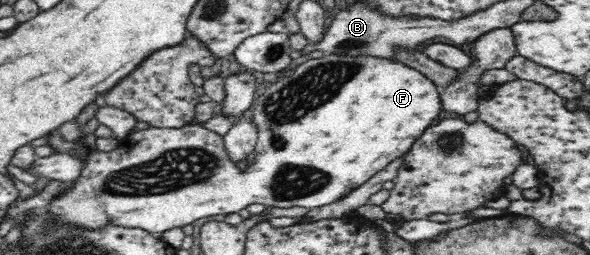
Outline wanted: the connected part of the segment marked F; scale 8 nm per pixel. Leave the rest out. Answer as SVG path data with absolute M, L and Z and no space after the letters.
M324 54L294 66L293 74L258 91L253 123L258 140L255 162L241 170L228 157L215 132L195 124L181 128L155 128L131 132L111 152L91 152L71 190L47 205L51 225L96 231L107 224L143 229L159 235L207 216L233 214L250 204L275 208L303 206L316 209L341 202L374 174L412 148L439 116L439 87L419 71L375 57Z

